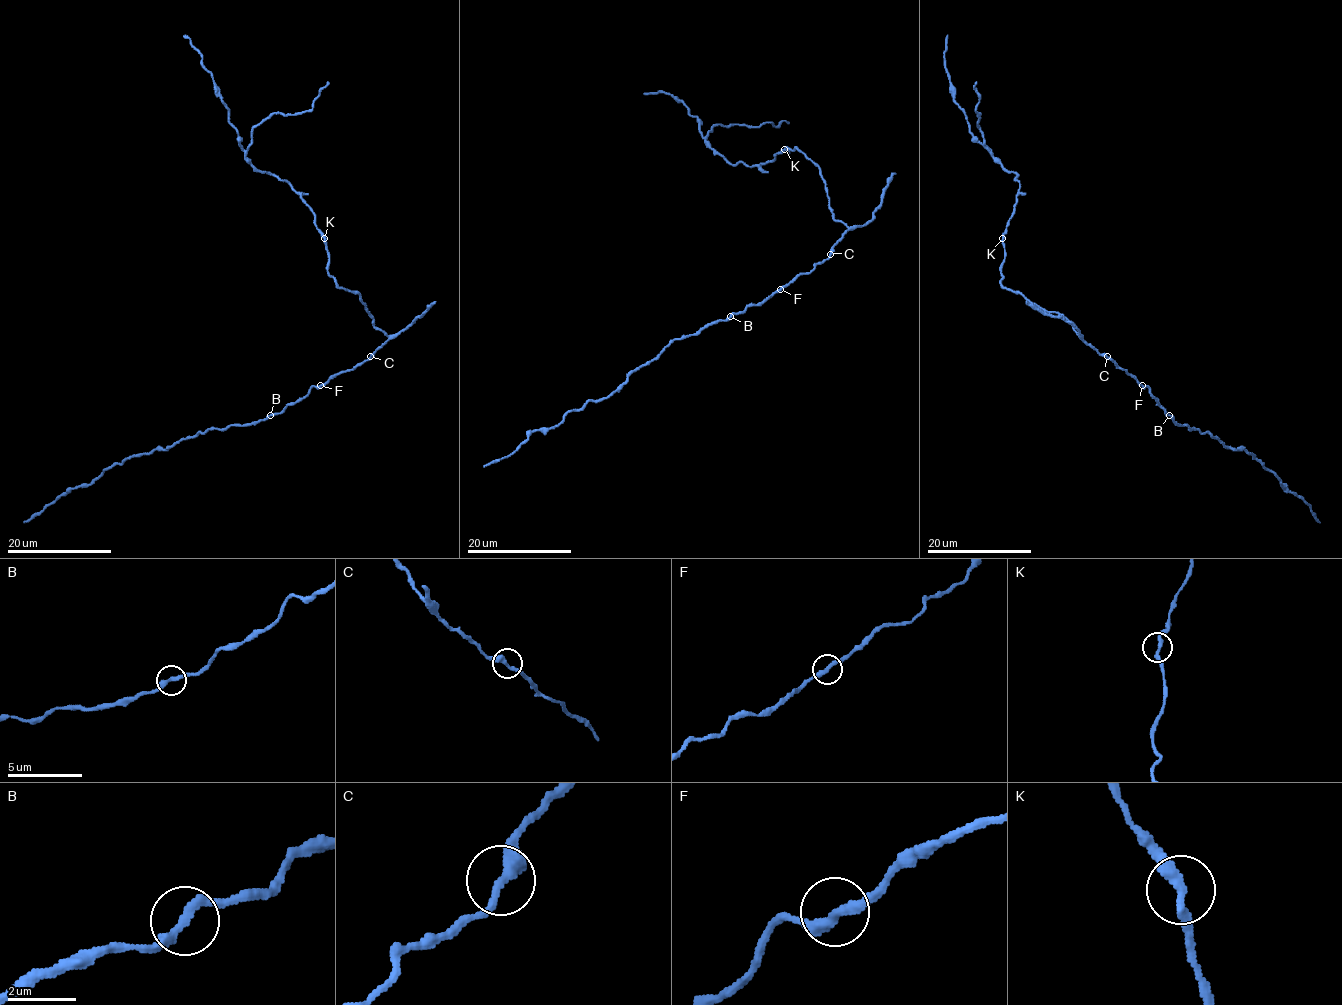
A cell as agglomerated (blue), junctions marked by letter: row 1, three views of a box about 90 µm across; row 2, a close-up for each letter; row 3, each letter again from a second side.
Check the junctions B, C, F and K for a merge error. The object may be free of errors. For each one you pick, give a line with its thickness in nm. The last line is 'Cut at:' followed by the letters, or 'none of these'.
Cut at: none of these

